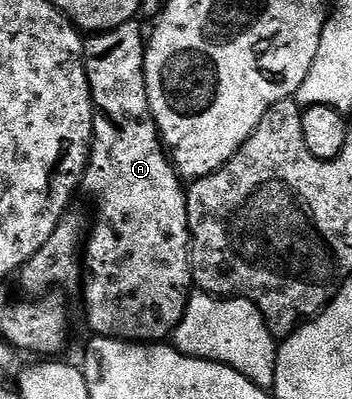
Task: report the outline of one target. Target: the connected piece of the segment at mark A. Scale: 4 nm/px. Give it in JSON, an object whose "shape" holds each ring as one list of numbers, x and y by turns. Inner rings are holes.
{"shape":[[132,20,112,30,92,33,83,43,83,68,91,89,95,119,81,190,95,201,95,218,93,214,85,238,81,287,92,335,159,344,174,335,193,290,191,233,187,227,187,190,182,186,181,175,164,147,149,108,143,75,147,55,145,30,143,34,137,23]]}

